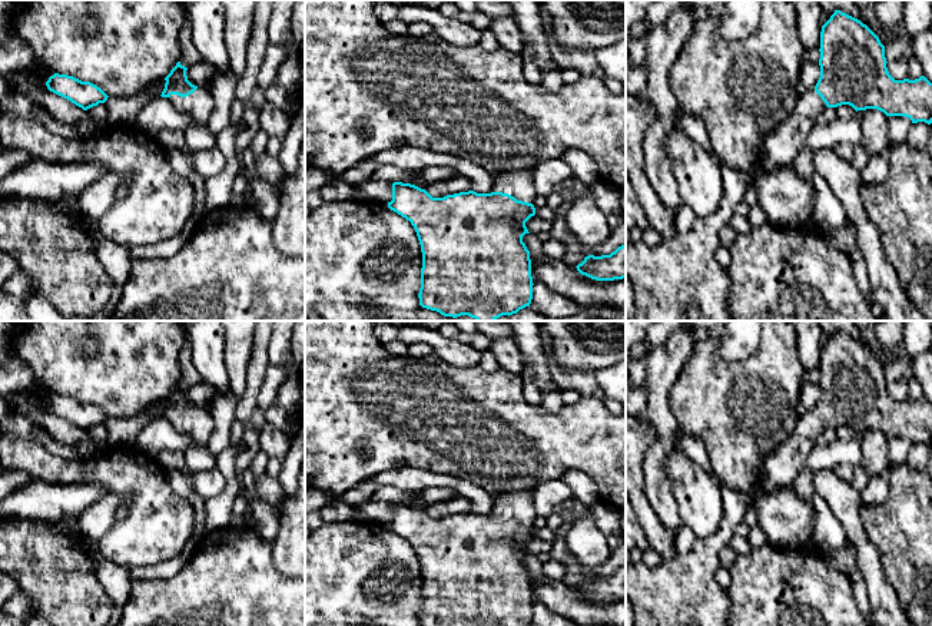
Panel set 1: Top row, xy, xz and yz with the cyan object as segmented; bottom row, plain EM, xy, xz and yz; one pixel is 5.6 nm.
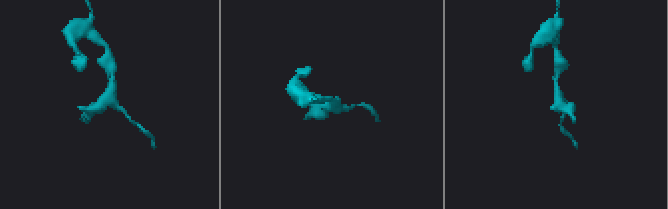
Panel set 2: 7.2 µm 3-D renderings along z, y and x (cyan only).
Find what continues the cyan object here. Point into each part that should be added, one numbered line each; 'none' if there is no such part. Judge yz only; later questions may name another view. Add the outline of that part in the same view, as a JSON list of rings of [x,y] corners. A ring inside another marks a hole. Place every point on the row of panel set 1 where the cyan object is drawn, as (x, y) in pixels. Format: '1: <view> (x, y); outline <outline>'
1: yz (780, 146); outline [[[800,89],[792,115],[764,136],[760,145],[760,172],[772,172],[792,163],[797,153],[806,148],[809,132],[817,125],[817,117],[827,109],[815,89]]]

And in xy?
1: xy (199, 105); outline [[[198,87],[186,97],[170,95],[170,100],[179,112],[189,115],[193,119],[193,126],[206,126],[215,110],[215,100],[205,87]]]

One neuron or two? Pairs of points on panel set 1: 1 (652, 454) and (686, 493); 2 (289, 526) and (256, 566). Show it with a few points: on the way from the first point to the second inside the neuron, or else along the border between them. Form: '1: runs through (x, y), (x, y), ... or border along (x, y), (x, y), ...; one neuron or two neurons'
1: border along (675, 446), (666, 459), (666, 476), (676, 502); two neurons
2: border along (271, 542), (274, 565), (289, 576); two neurons

